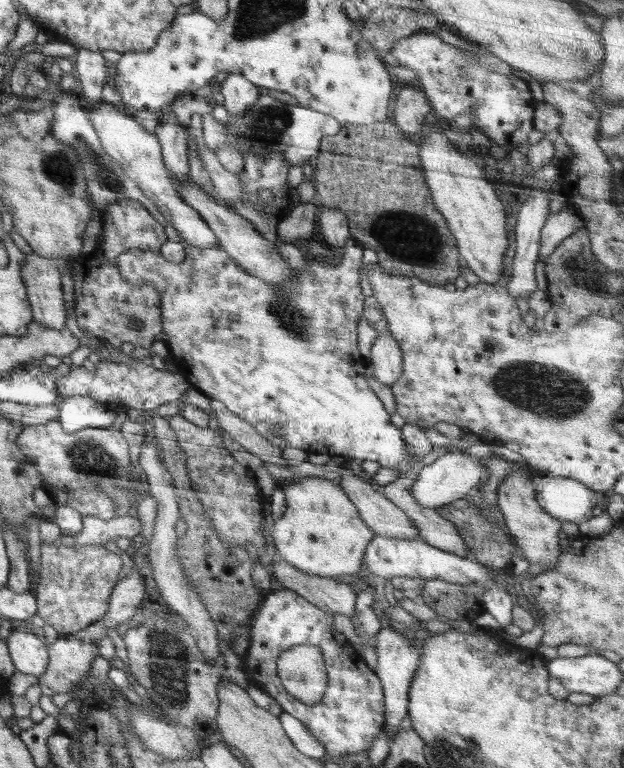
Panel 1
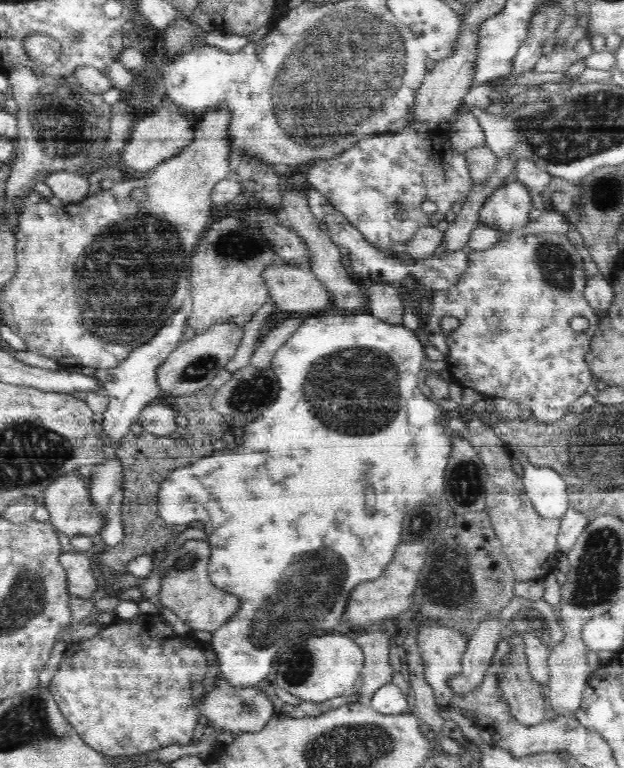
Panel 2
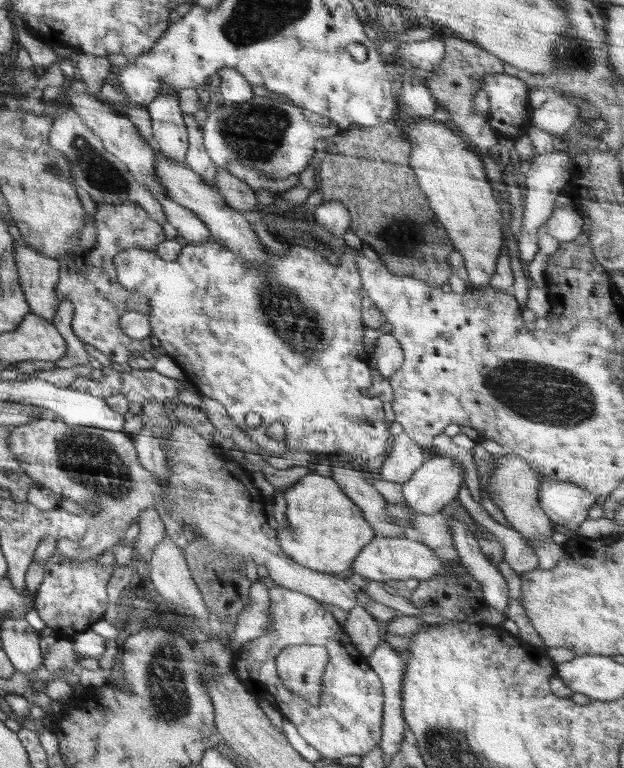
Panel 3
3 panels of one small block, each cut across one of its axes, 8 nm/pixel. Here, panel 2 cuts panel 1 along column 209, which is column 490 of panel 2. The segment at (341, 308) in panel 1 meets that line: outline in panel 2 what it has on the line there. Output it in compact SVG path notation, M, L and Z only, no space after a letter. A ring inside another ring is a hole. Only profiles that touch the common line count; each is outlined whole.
M554 232L526 234L524 236L506 236L506 238L494 243L494 246L486 250L472 251L469 254L468 268L462 272L462 276L460 276L458 282L450 286L450 288L436 291L436 295L430 301L432 311L428 326L432 333L443 334L440 322L442 322L444 316L454 316L454 318L458 318L459 320L458 328L451 331L448 336L445 336L449 348L449 355L446 358L448 362L446 368L452 378L454 378L454 382L461 388L475 390L476 393L479 392L485 397L493 399L508 398L510 401L516 401L516 403L520 403L522 410L531 410L531 416L544 423L551 423L562 418L570 409L571 404L579 396L586 393L588 386L595 380L585 356L590 350L590 343L598 328L600 318L596 315L596 311L590 307L590 303L588 303L583 293L588 278L584 269L585 260L586 255L582 248L573 245L566 235ZM576 316L582 316L582 318L588 320L589 327L586 331L578 332L570 327L570 320L576 318Z

